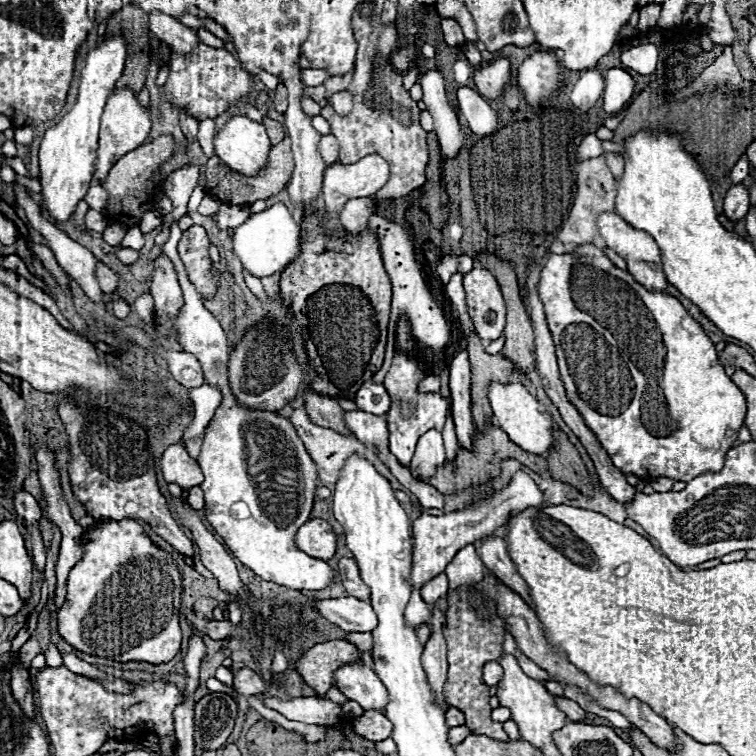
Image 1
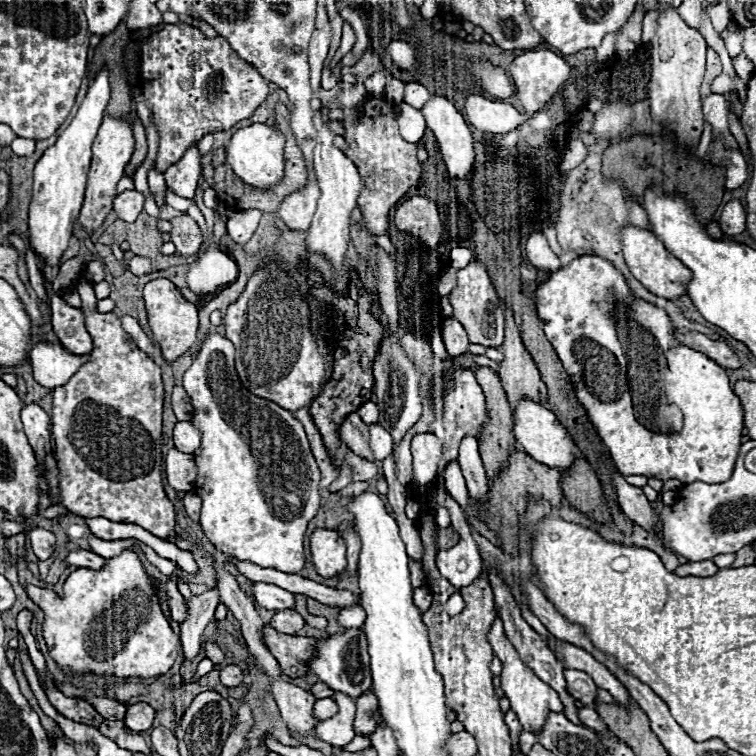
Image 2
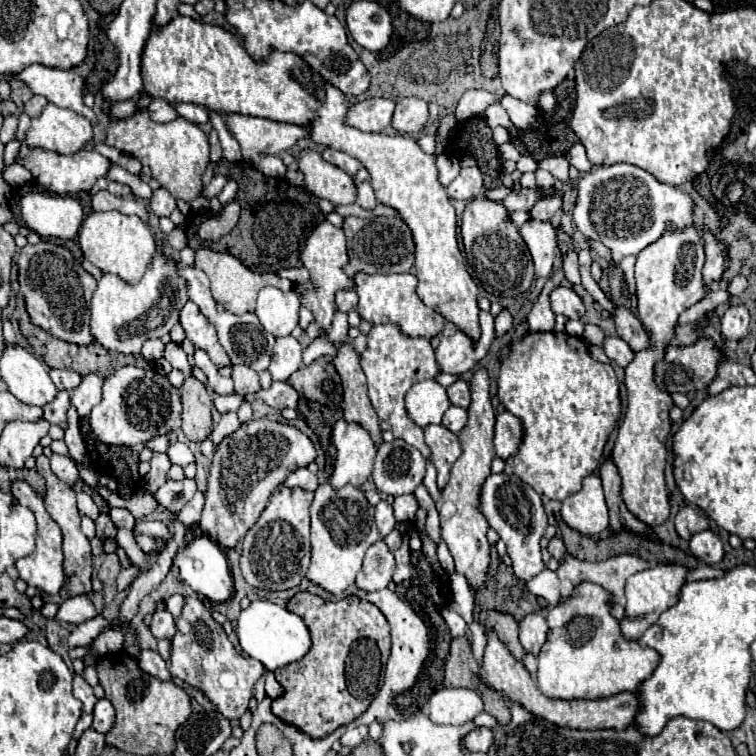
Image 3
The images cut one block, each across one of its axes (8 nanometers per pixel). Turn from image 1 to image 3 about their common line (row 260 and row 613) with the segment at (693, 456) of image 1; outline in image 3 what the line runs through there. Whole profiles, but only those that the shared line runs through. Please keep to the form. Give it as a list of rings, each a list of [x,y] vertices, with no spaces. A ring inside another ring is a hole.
[[[580,582],[574,586],[572,594],[564,602],[558,602],[548,610],[546,616],[548,638],[538,654],[538,676],[536,676],[538,688],[542,690],[544,696],[560,700],[574,700],[574,698],[598,700],[620,692],[634,692],[646,678],[650,678],[654,666],[658,666],[658,652],[638,646],[638,640],[624,638],[620,622],[610,614],[610,602],[612,594],[608,590],[592,582]]]

